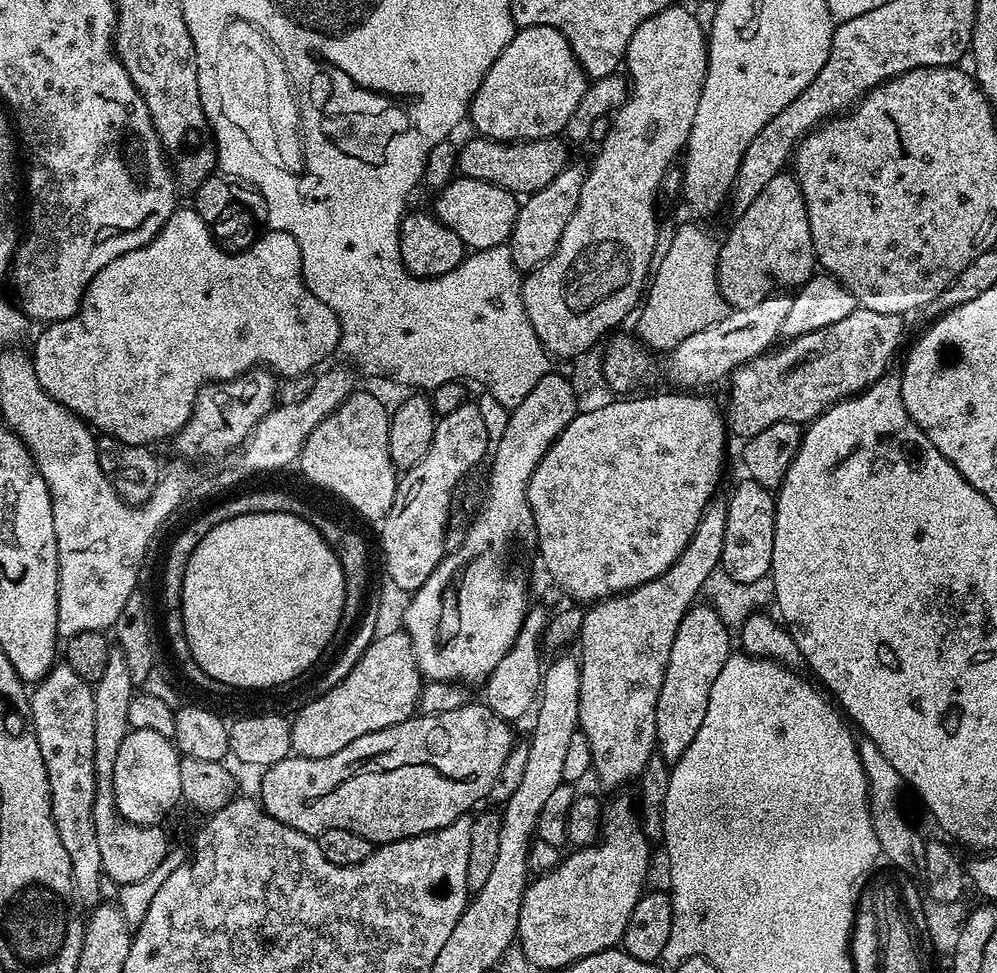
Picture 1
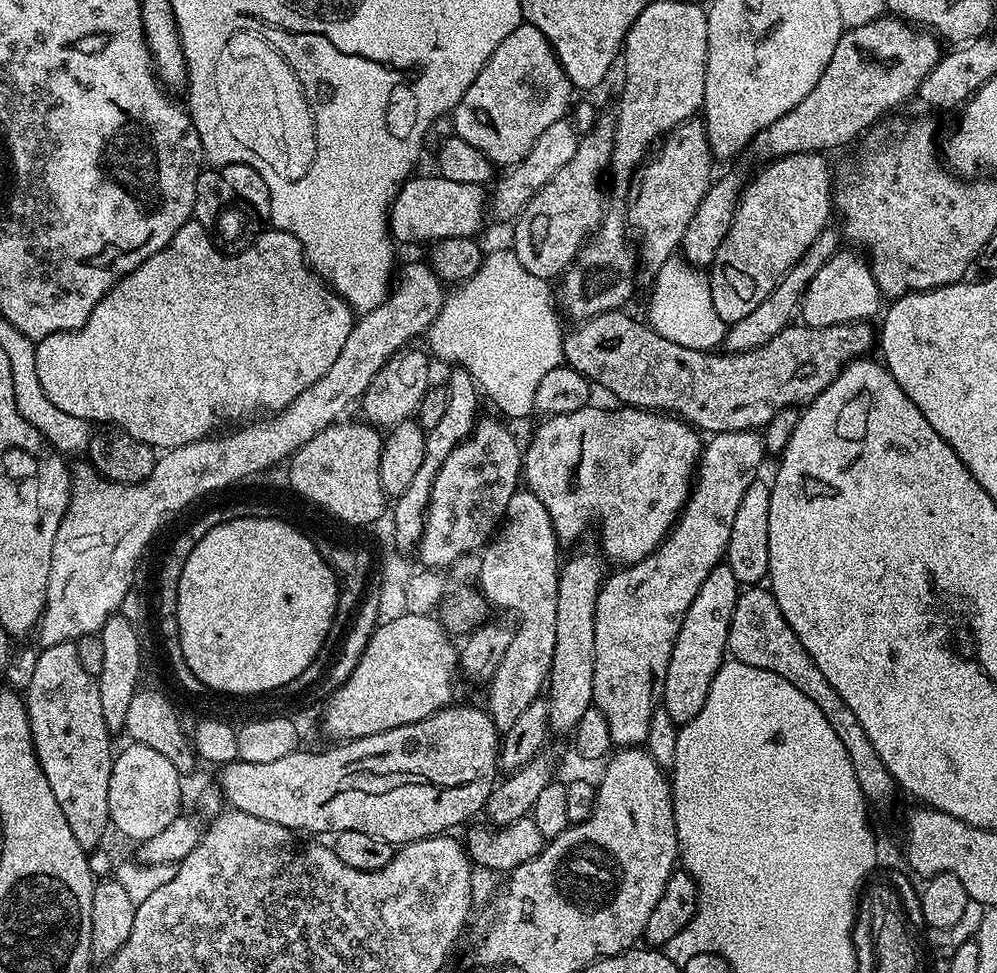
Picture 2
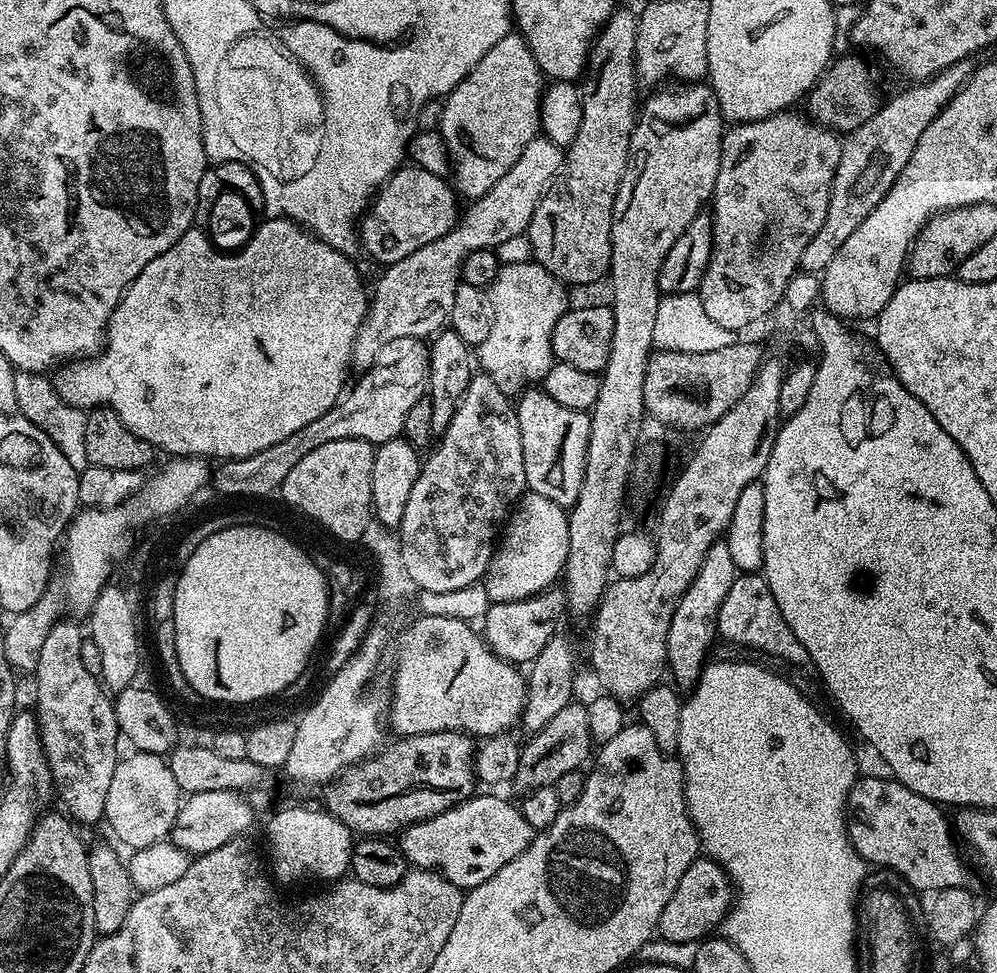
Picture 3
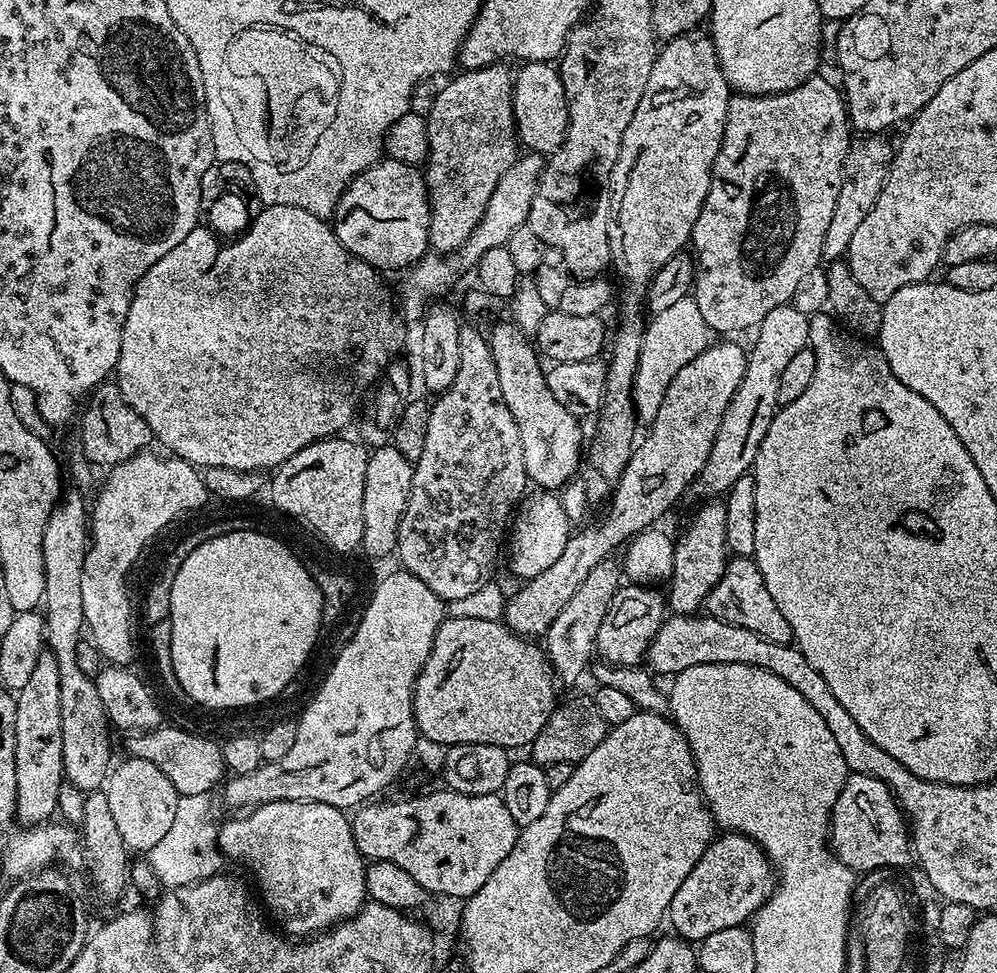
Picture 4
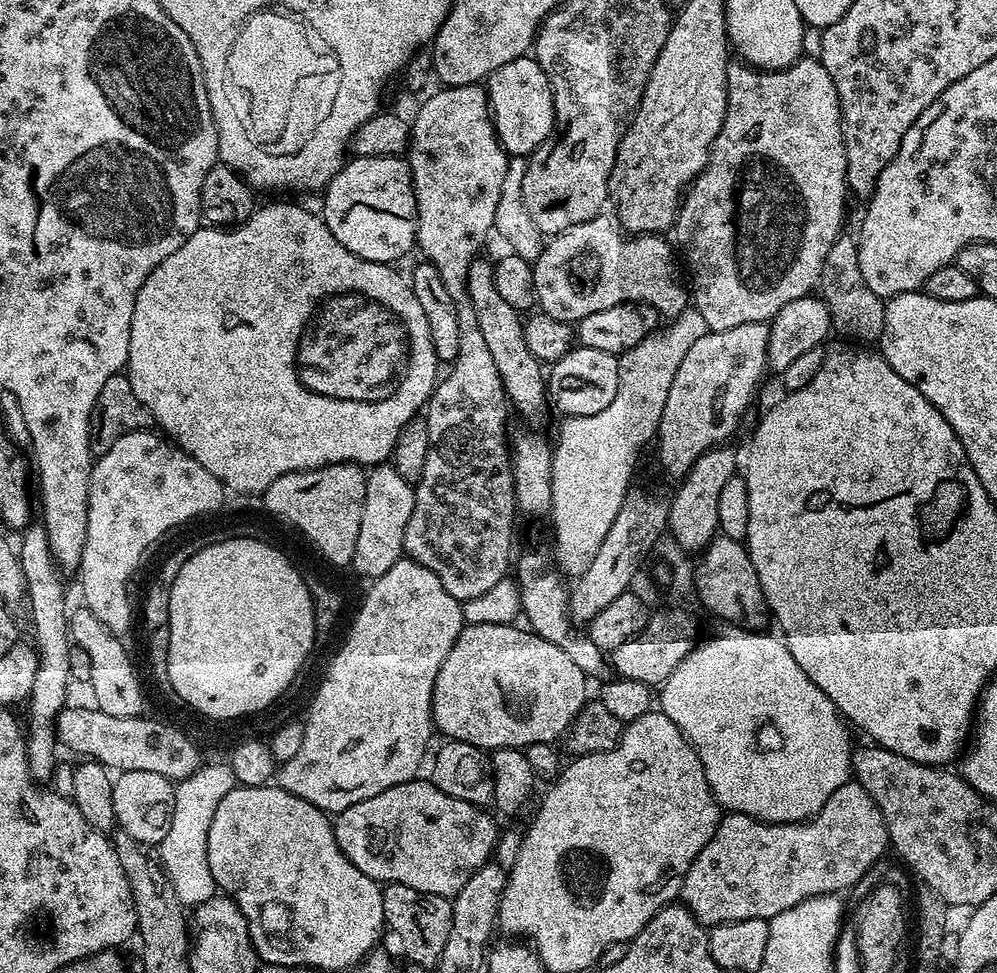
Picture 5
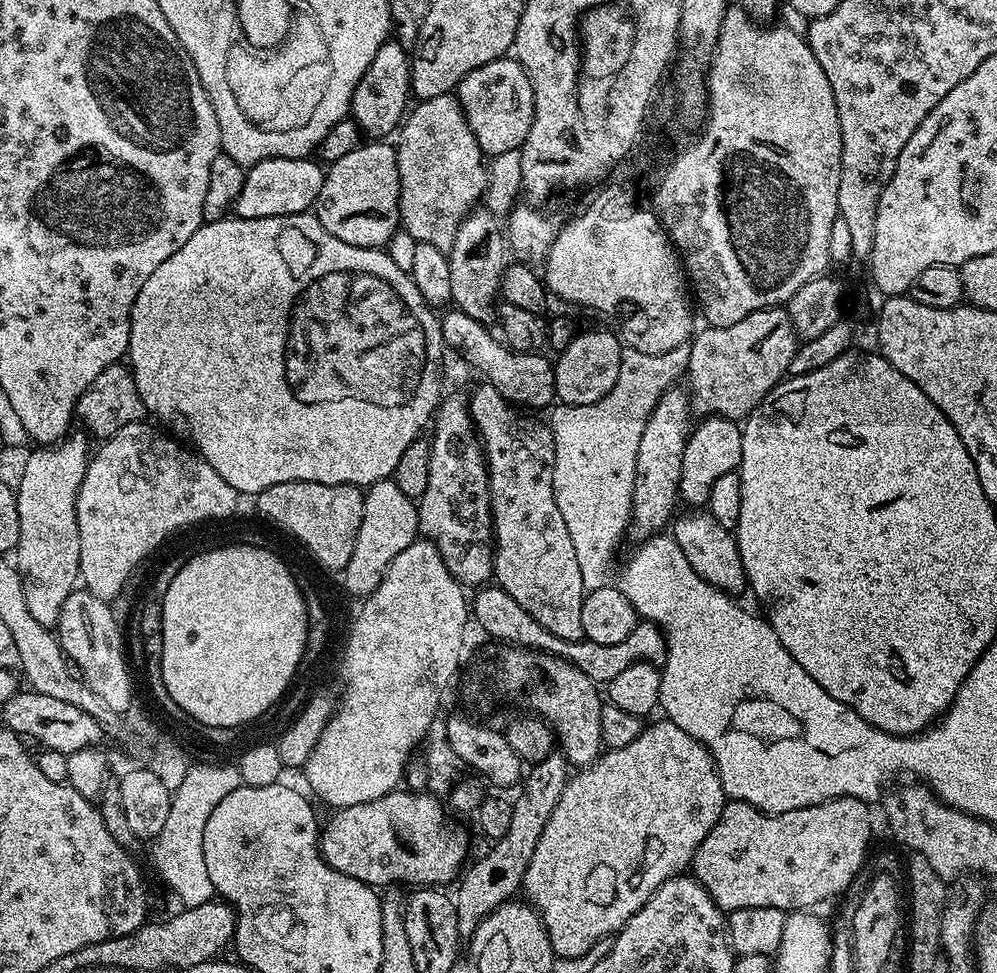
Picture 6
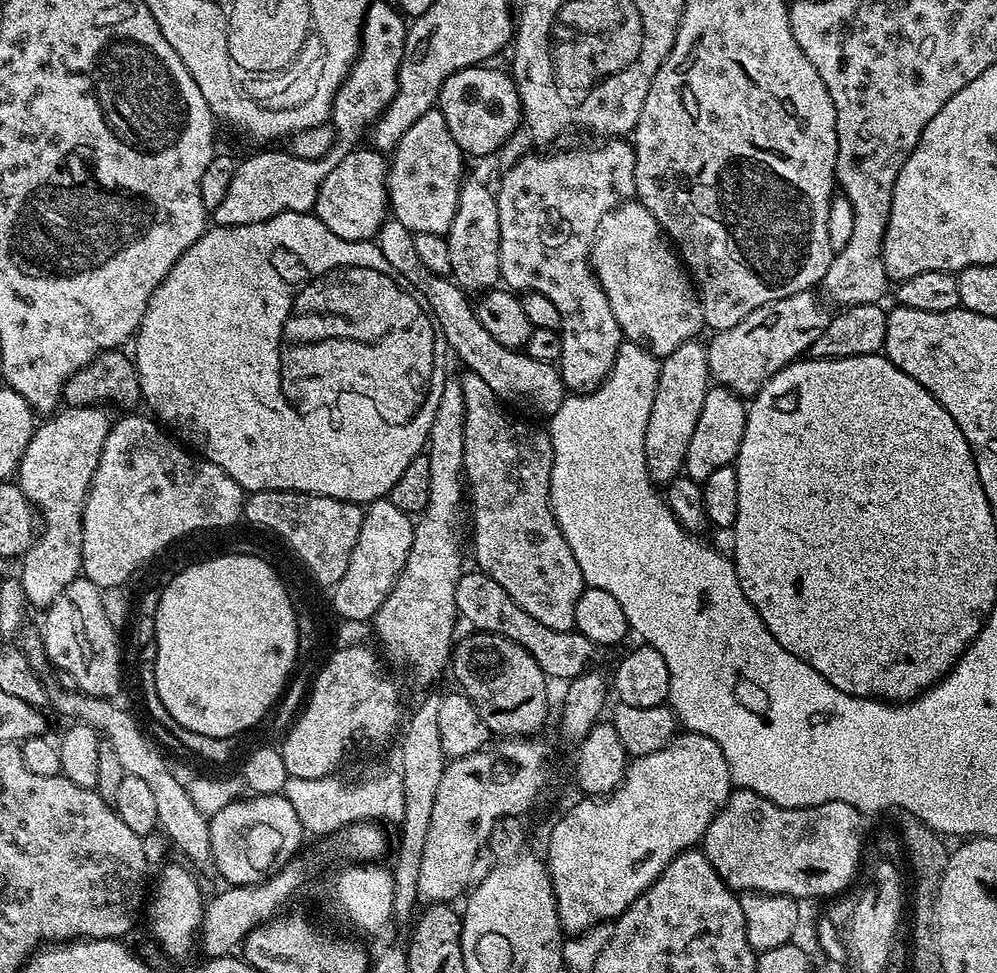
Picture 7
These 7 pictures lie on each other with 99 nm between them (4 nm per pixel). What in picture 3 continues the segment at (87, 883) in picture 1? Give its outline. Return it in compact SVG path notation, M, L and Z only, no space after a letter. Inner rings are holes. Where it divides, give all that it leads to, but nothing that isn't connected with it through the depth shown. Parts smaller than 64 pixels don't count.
M61 618L46 634L42 654L38 654L36 679L36 721L40 724L42 746L50 762L55 795L64 803L63 811L73 821L91 826L104 820L106 794L118 763L116 743L121 743L116 721L116 705L103 683L85 669L81 659L85 633L69 618Z

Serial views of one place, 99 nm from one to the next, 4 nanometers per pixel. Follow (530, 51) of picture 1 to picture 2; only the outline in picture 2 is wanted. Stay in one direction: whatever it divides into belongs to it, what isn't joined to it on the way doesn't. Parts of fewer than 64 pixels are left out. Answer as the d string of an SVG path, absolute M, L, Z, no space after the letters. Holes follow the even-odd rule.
M522 22L507 38L502 38L502 46L490 54L450 117L455 135L470 142L474 150L482 150L493 165L511 166L530 154L530 146L534 146L546 126L569 115L572 95L570 78L542 30Z

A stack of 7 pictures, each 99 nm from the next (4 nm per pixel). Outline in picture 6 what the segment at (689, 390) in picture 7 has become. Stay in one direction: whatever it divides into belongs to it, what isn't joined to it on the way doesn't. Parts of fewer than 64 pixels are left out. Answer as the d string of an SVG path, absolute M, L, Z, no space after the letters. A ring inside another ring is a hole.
M673 386L667 388L660 396L655 410L646 422L646 430L642 430L634 470L630 521L630 536L633 536L636 542L643 542L649 536L663 533L677 511L676 504L678 505L680 500L680 479L682 478L682 450L686 450L688 433L693 420L693 410L687 391L683 387Z

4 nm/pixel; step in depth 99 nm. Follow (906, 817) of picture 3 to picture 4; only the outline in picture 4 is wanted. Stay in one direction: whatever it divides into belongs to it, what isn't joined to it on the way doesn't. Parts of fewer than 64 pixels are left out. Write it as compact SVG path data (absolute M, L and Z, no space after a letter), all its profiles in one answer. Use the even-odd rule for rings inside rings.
M851 773L832 807L830 848L853 873L875 868L904 868L913 859L908 821L892 791L878 778Z

